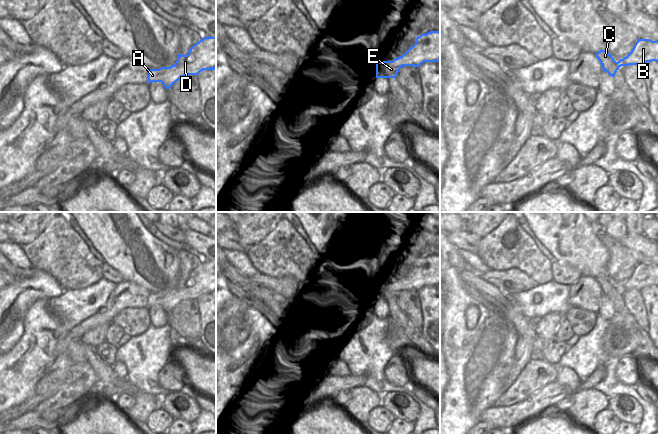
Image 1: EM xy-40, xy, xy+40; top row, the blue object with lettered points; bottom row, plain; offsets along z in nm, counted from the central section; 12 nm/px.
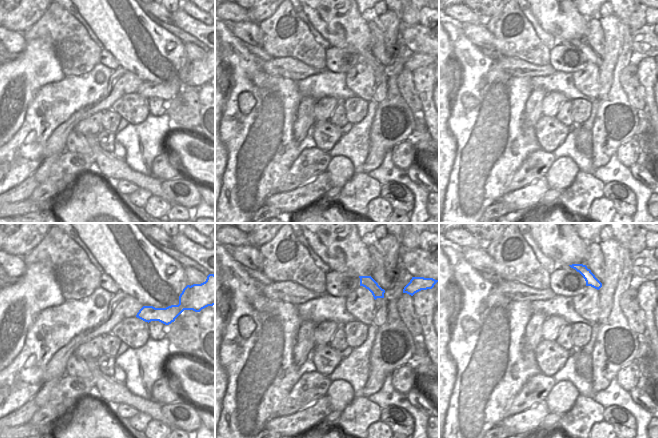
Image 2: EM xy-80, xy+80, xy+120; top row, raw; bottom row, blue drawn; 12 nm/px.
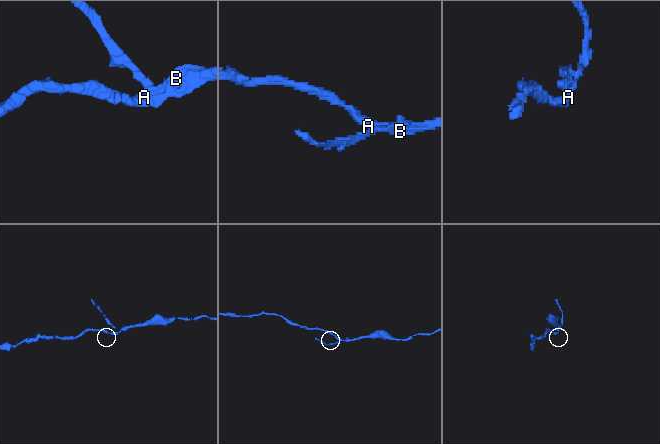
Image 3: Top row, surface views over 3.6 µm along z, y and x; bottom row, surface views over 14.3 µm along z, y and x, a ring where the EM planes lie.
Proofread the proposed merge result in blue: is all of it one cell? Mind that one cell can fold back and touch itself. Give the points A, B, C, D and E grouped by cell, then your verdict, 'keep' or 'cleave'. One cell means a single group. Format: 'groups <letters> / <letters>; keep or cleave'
groups A B D E / C; cleave

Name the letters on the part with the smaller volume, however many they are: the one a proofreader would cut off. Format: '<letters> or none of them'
C

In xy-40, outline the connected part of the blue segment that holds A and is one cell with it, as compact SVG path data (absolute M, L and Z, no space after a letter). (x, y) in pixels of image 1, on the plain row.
M204 261L193 269L187 279L181 279L180 275L177 285L170 291L150 293L148 297L148 307L161 306L166 313L169 313L181 301L186 299L198 299L203 294L216 293L216 261Z

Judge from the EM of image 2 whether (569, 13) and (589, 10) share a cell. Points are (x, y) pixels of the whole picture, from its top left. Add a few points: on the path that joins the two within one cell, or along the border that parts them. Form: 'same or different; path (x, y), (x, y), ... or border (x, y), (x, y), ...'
different; border (577, 10), (588, 18)

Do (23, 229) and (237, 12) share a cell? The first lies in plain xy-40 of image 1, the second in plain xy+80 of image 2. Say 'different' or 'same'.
different

